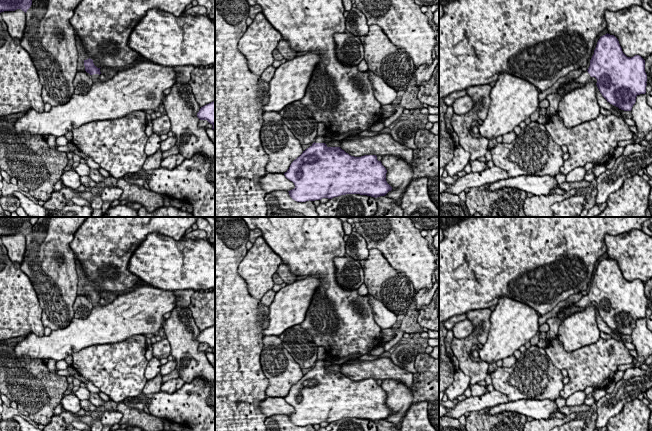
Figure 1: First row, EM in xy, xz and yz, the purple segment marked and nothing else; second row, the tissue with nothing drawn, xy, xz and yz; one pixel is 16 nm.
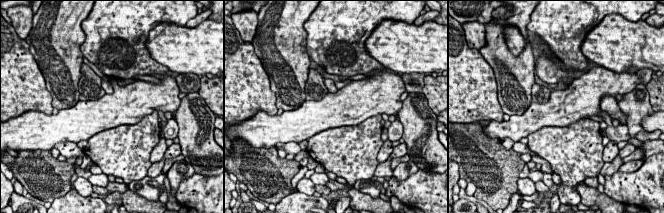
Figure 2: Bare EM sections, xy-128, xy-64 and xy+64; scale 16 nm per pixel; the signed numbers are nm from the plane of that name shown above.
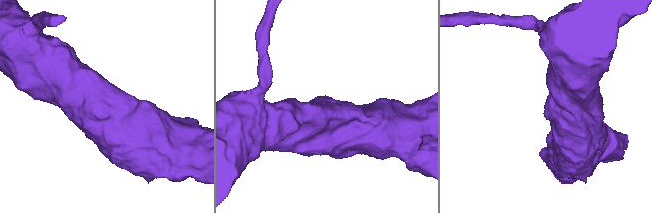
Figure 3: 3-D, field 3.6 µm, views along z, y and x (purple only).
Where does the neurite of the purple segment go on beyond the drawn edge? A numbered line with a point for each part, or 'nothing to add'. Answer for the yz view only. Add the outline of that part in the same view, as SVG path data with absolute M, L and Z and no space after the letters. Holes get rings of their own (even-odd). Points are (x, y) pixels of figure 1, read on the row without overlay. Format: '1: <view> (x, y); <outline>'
1: yz (585, 300); M588 295L582 296L581 299L575 303L577 307L586 308L592 301Z

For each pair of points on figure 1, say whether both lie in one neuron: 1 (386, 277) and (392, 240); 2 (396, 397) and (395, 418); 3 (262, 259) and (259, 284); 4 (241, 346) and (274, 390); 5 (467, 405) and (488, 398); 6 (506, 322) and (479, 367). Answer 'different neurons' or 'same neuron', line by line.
1: different neurons
2: same neuron
3: same neuron
4: different neurons
5: same neuron
6: different neurons

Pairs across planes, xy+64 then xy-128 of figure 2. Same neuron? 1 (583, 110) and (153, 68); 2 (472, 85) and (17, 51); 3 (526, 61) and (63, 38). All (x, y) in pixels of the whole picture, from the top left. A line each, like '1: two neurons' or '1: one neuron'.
1: two neurons
2: one neuron
3: one neuron

